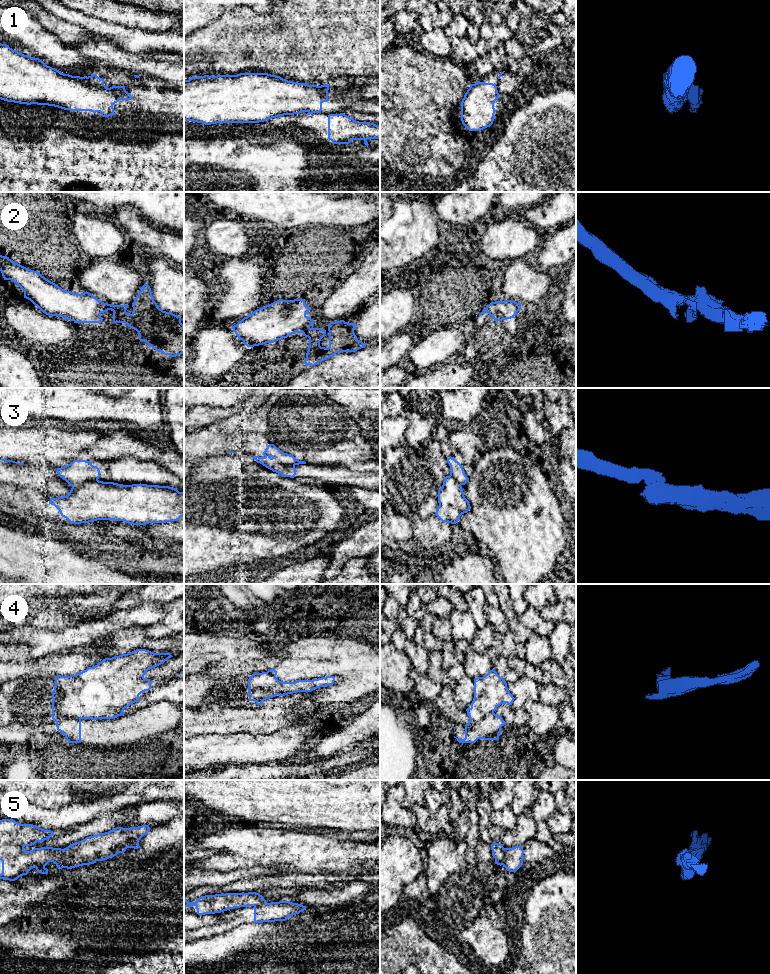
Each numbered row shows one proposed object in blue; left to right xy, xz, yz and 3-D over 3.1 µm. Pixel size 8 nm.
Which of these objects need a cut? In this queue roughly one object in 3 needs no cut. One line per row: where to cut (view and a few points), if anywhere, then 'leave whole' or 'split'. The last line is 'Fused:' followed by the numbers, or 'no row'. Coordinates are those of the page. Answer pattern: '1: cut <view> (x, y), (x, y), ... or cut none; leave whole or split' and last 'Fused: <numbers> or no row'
1: cut xy (116, 86), (112, 87); split
2: cut none; leave whole
3: cut xy (97, 479), (84, 481), (80, 485), (72, 487); split
4: cut xy (52, 712), (80, 719); split
5: cut xy (62, 849), (60, 851), (62, 861), (58, 867); split
Fused: 1, 3, 4, 5

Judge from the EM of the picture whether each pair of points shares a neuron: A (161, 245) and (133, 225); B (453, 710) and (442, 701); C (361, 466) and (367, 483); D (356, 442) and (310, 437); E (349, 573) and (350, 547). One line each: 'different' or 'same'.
A: same
B: same
C: different
D: same
E: different

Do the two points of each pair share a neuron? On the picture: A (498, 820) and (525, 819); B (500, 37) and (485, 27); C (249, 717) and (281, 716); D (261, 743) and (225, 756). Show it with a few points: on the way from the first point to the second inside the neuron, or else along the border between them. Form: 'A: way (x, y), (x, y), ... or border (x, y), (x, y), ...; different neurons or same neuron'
A: border (517, 816), (517, 824), (514, 827), (504, 828); different neurons
B: way (496, 34), (492, 34), (489, 31); same neuron
C: way (257, 717), (273, 716); same neuron
D: way (252, 749), (234, 749); same neuron

